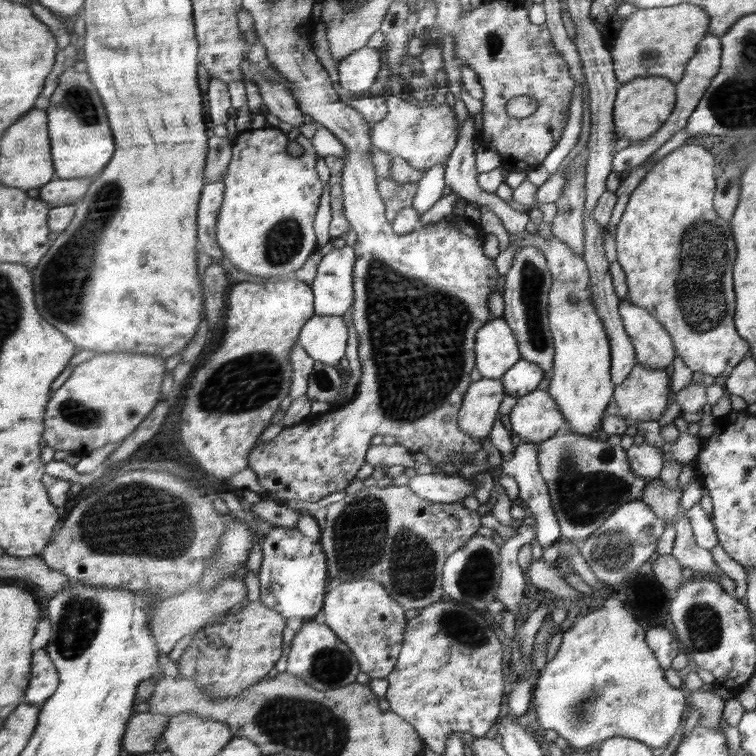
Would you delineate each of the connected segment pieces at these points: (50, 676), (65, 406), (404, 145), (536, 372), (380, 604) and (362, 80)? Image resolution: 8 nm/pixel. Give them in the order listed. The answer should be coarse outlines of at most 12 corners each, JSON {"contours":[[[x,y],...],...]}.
{"contours":[[[36,652],[26,702],[43,706],[58,688],[56,663]],[[103,352],[48,406],[47,446],[86,455],[160,398],[163,356]],[[391,94],[371,144],[424,172],[459,141],[447,103]],[[520,360],[500,379],[506,395],[538,389],[543,367]],[[375,580],[336,583],[324,624],[370,679],[395,670],[404,607]],[[366,46],[337,67],[340,86],[359,96],[380,70],[378,49]]]}

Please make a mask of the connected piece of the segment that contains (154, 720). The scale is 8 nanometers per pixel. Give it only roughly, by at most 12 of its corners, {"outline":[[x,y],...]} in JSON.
{"outline":[[131,714],[122,735],[127,753],[150,753],[169,715]]}

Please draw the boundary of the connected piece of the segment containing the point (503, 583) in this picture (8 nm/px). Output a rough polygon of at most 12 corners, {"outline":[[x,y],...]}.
{"outline":[[522,524],[499,548],[500,582],[496,600],[517,613],[526,579],[517,555],[536,537]]}

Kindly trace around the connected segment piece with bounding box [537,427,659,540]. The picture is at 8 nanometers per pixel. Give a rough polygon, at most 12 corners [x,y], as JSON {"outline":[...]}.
{"outline":[[568,427],[539,442],[561,537],[641,501],[620,445]]}

